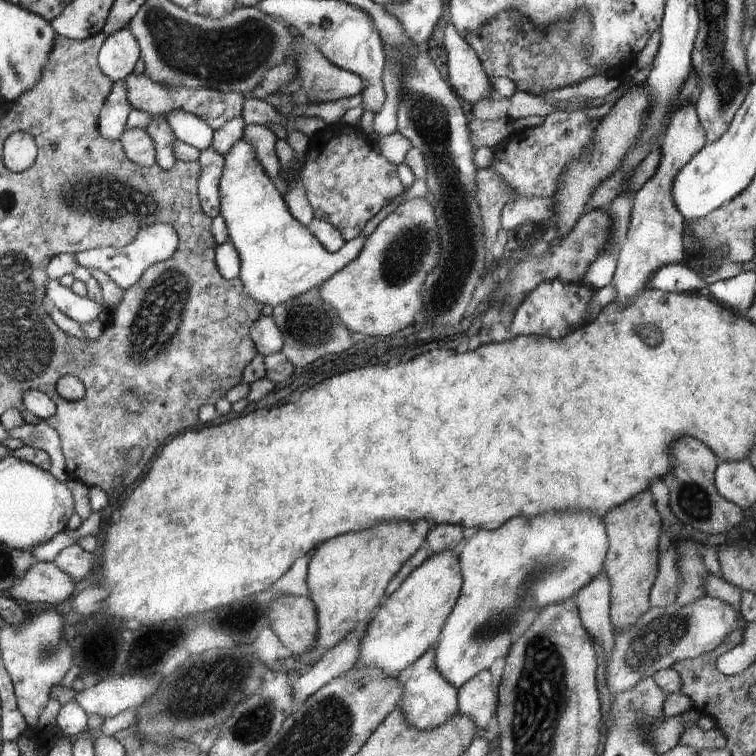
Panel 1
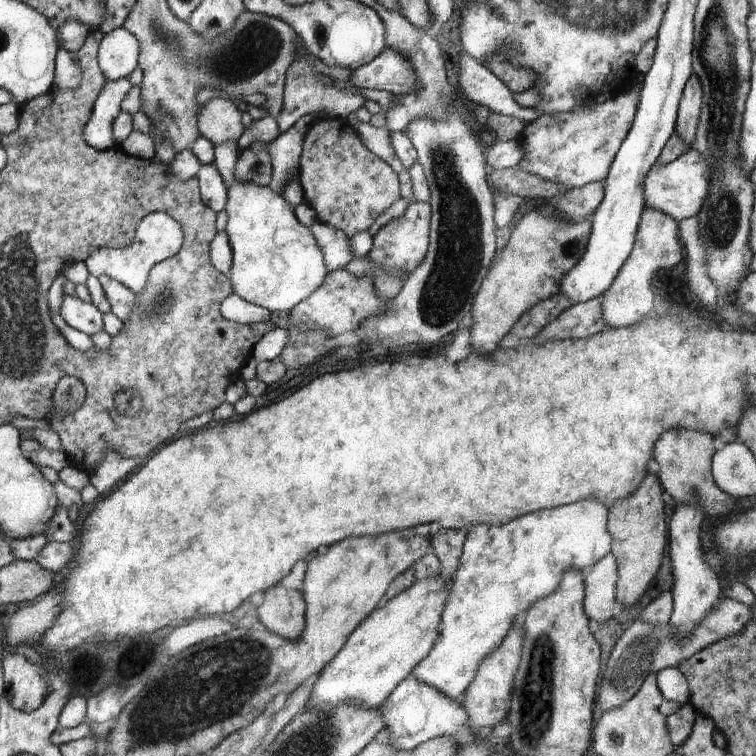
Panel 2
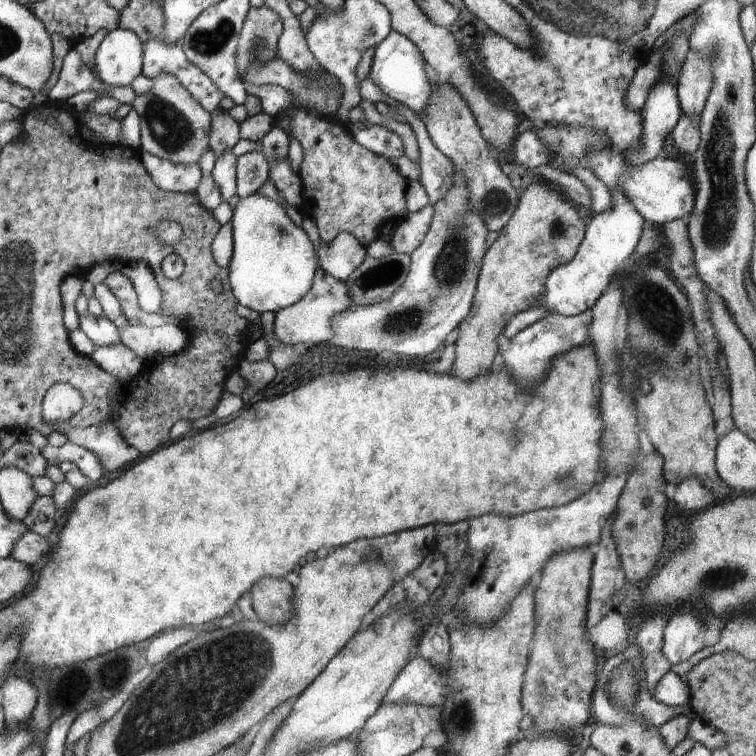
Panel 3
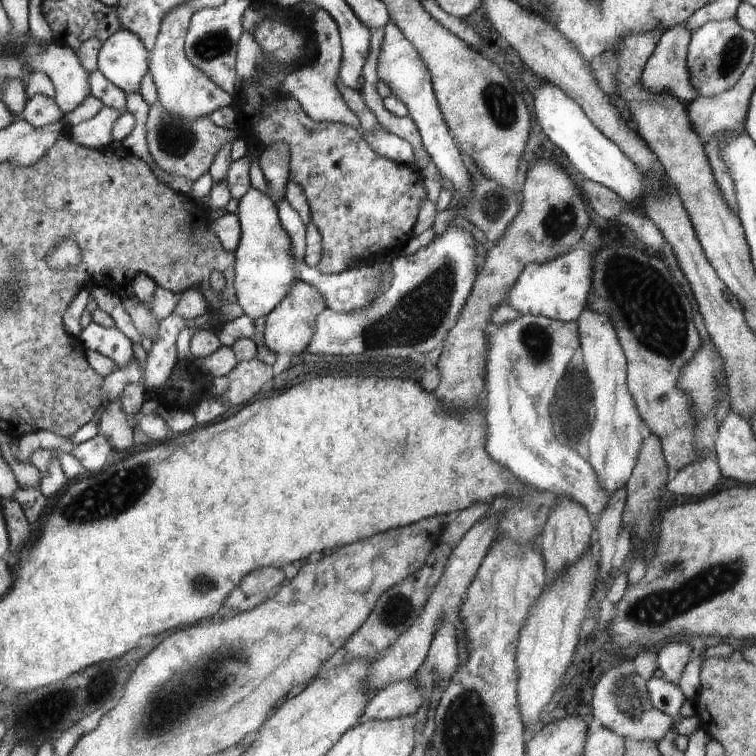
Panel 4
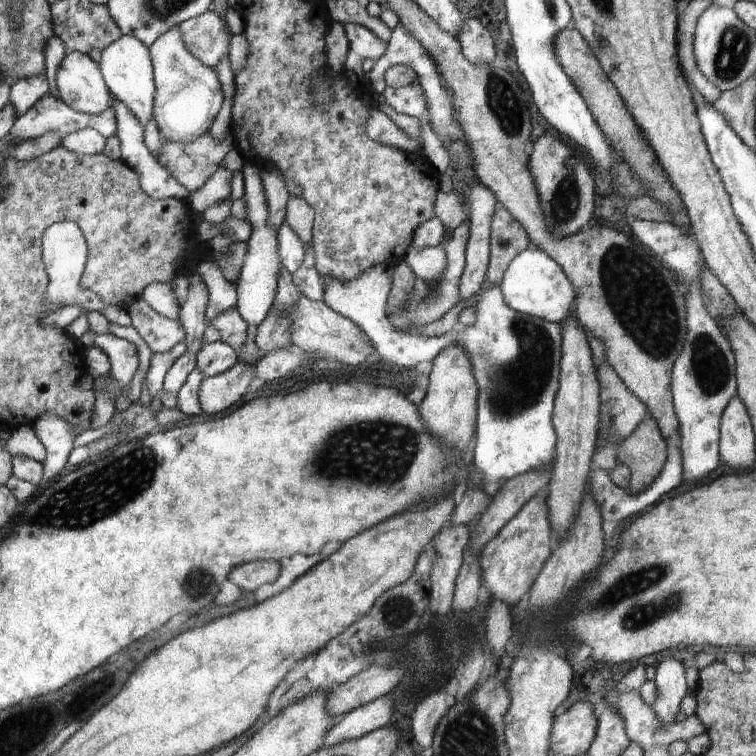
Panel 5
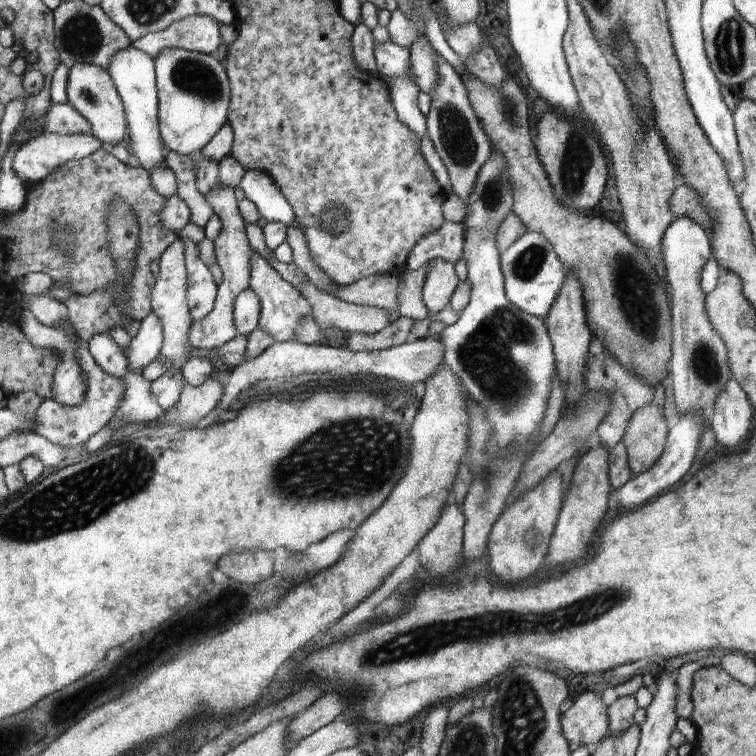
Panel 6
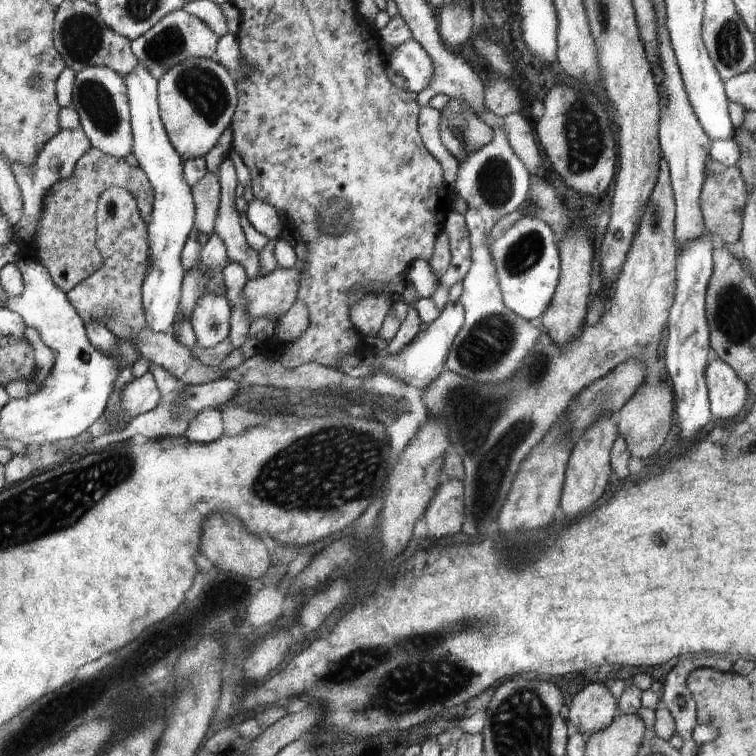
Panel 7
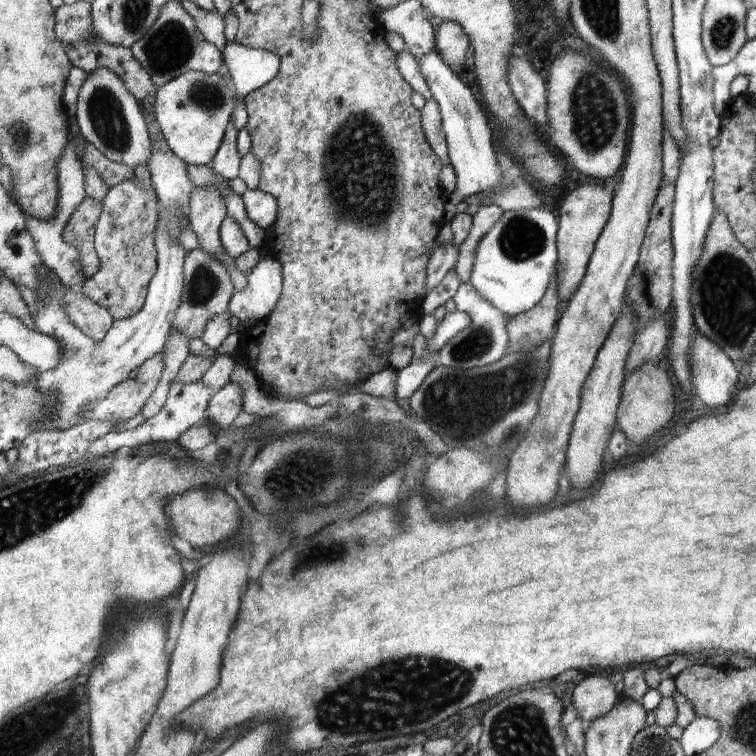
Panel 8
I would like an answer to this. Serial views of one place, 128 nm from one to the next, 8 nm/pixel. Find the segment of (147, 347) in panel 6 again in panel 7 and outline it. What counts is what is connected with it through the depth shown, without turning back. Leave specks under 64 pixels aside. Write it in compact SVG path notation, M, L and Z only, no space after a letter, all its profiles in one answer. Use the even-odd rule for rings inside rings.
M140 62L129 75L123 76L123 79L127 86L131 114L131 153L146 173L154 191L152 220L147 226L153 266L146 274L141 288L144 316L152 332L171 334L182 290L182 278L186 274L180 262L180 253L195 224L195 204L191 188L183 179L183 158L170 144L159 115L157 80Z

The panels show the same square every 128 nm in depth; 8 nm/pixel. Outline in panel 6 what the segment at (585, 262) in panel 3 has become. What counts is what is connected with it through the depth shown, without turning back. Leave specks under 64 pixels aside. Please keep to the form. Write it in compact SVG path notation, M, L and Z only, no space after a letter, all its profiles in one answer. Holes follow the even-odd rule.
M524 233L500 255L501 271L508 300L520 310L544 320L566 280L565 266L549 240L540 233Z

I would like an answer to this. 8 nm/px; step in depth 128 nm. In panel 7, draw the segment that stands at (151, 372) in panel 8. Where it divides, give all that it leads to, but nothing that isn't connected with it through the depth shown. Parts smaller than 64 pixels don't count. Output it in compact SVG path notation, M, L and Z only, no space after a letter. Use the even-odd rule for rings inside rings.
M149 371L121 389L121 408L124 407L131 418L138 418L140 414L156 408L160 399L160 389Z

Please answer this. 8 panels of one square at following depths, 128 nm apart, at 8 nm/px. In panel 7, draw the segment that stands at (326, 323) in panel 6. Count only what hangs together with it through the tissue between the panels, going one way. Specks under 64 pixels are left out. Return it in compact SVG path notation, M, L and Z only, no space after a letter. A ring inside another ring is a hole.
M297 264L289 269L276 267L263 281L248 281L244 292L251 322L262 317L280 318L294 304L302 277ZM383 293L364 295L349 306L350 322L361 336L378 335L389 307Z

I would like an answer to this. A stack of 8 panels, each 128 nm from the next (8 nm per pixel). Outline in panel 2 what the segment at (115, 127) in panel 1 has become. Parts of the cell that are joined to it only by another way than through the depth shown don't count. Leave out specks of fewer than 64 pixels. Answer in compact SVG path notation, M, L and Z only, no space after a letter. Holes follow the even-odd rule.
M128 77L120 80L107 80L94 101L90 120L83 130L84 140L97 149L109 149L116 146L113 142L111 124L119 115L121 102L133 87Z

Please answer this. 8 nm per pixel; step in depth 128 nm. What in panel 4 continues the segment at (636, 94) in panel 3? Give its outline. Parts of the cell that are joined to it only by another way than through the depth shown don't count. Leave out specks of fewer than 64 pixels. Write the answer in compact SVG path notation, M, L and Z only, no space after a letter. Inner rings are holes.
M682 22L661 34L658 44L652 51L650 58L646 61L641 74L641 85L649 93L657 93L658 95L667 94L684 102L684 104L696 98L697 94L691 87L689 72L686 66L691 36L692 34L684 27Z

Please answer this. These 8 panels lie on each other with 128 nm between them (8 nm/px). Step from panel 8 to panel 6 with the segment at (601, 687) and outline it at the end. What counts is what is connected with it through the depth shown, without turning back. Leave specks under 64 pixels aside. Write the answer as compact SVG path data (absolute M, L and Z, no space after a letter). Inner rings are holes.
M590 691L581 694L574 700L567 712L561 714L561 729L571 747L585 746L588 742L592 742L592 744L601 742L609 732L608 723L607 707L602 703L601 695Z

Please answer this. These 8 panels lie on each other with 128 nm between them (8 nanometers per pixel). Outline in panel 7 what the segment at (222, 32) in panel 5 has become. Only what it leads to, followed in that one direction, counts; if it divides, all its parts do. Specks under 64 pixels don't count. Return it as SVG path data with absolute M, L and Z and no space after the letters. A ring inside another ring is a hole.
M178 9L162 17L148 32L131 41L131 49L138 62L142 63L156 80L174 65L191 58L213 59L219 36L199 18Z

